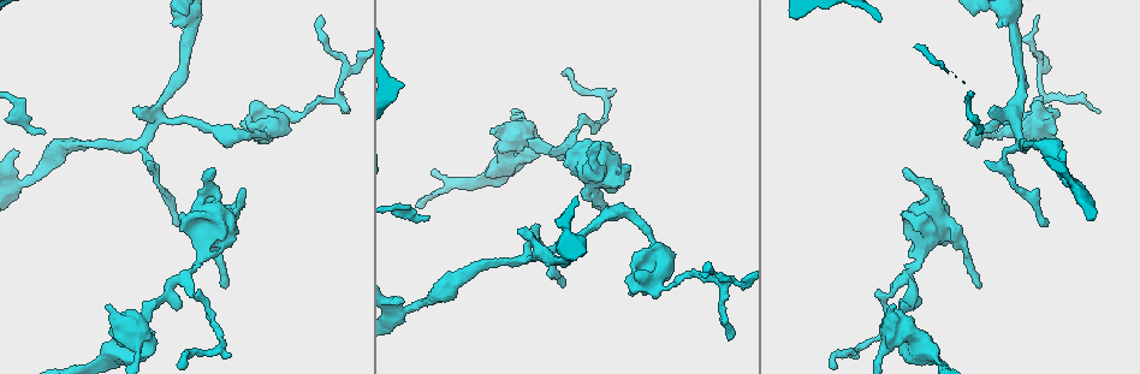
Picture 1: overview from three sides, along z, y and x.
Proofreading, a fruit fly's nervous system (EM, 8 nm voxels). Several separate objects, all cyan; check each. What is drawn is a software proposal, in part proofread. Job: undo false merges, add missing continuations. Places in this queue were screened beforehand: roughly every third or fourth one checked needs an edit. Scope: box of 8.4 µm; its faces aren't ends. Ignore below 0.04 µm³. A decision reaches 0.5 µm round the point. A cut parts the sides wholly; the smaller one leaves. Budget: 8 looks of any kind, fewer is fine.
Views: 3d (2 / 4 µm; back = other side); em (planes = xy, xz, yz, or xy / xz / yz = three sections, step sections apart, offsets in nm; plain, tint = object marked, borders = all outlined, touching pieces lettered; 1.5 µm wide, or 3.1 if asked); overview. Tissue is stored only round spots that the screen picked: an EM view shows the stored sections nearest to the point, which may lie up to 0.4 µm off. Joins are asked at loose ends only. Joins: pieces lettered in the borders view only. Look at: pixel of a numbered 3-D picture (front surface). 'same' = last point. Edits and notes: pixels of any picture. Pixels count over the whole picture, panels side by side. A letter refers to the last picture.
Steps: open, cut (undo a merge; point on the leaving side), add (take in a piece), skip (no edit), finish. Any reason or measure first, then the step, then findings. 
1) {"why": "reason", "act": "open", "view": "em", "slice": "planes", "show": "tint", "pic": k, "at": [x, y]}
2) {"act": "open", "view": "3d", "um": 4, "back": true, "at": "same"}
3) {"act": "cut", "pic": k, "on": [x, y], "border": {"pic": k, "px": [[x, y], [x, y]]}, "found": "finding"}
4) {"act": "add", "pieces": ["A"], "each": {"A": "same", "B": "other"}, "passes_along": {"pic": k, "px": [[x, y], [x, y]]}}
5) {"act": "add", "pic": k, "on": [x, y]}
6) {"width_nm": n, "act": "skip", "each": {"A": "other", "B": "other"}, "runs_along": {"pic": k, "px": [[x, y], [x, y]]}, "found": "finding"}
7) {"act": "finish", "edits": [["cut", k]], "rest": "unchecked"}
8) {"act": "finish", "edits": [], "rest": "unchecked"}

{"why": "an open end", "act": "open", "view": "3d", "um": 2, "back": true, "pic": 1, "at": [214, 169]}

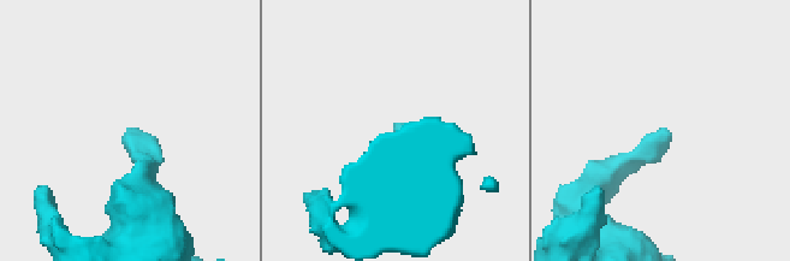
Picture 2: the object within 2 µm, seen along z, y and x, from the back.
{"why": "need the tissue", "act": "open", "view": "em", "slice": "planes", "show": "borders", "pic": 2, "at": [129, 132]}

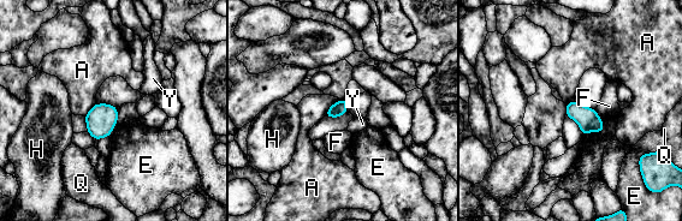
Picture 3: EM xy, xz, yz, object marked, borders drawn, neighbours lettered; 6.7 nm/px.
{"act": "skip", "each": {"A": "other", "E": "other", "F": "other", "H": "other", "Q": "other", "Y": "other"}, "found": "no lettered piece goes on from it"}

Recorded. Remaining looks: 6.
{"why": "tapers out", "act": "open", "view": "em", "slice": "planes", "show": "borders", "pic": 1, "at": [976, 285]}

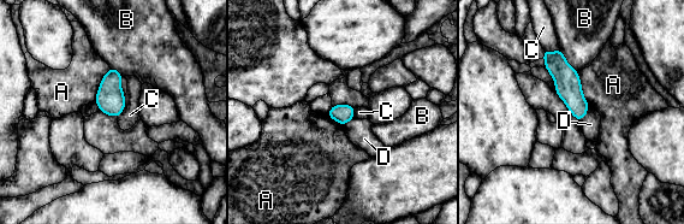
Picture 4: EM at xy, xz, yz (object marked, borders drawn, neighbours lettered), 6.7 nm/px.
{"act": "skip", "each": {"A": "other", "B": "other", "C": "other", "D": "other"}, "runs_along": {"pic": 4, "px": [[546, 53], [566, 78], [580, 116]]}, "found": "no lettered piece goes on from it"}

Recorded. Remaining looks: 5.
{"why": "a fork", "act": "open", "view": "em", "slice": "planes", "show": "plain", "pic": 1, "at": [1070, 181]}

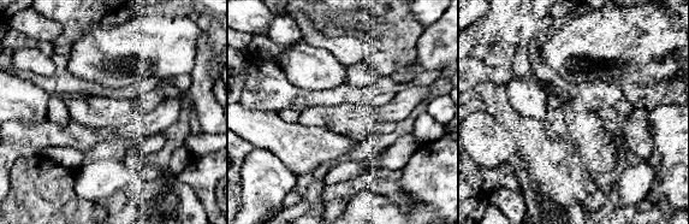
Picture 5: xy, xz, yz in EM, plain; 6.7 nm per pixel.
{"why": "see the neighbours", "act": "open", "view": "em", "slice": "planes", "show": "borders", "at": "same"}

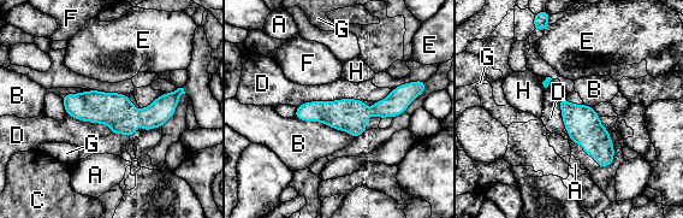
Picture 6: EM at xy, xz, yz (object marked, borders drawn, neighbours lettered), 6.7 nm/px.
{"act": "skip", "each": {"A": "other", "B": "other", "C": "other", "D": "other", "E": "other", "F": "other", "G": "other", "H": "other"}, "border": {"pic": 6, "px": [[361, 99], [309, 100], [296, 107]]}, "found": "one cell here"}

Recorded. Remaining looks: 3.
{"act": "finish", "edits": [], "rest": "unchecked"}

